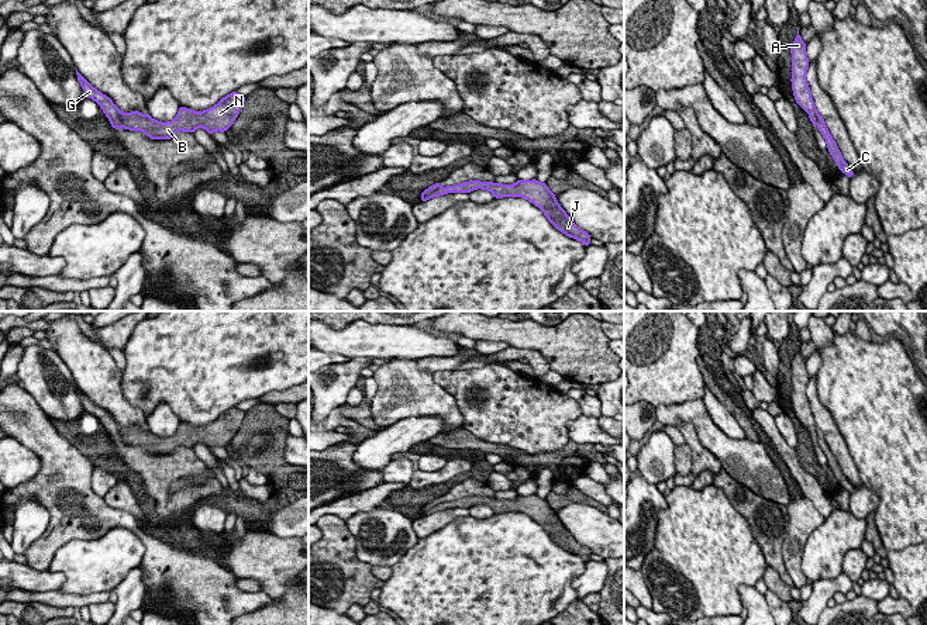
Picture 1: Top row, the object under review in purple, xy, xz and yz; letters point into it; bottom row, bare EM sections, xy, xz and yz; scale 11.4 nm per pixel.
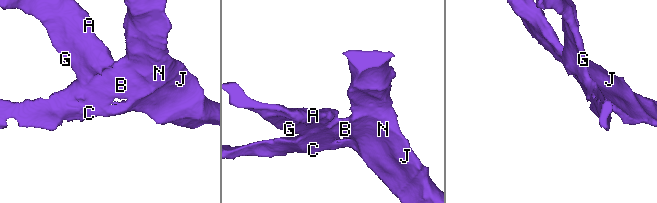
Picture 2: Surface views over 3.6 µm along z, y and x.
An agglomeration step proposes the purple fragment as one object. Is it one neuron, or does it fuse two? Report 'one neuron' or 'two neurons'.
two neurons

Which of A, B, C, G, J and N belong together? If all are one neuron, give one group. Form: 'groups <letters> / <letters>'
groups A G / B C J N

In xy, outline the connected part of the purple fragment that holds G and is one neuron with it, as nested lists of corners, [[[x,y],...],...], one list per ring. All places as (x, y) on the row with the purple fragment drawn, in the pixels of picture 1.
[[[76,69],[77,80],[82,84],[82,89],[85,94],[94,100],[106,114],[106,117],[110,120],[111,127],[114,130],[123,128],[123,120],[121,114],[123,111],[111,101],[110,97],[106,94],[100,93],[97,89],[94,89]]]

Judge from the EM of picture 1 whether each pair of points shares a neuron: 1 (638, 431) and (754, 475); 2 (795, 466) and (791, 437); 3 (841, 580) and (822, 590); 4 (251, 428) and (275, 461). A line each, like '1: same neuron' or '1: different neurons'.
1: different neurons
2: different neurons
3: same neuron
4: same neuron

